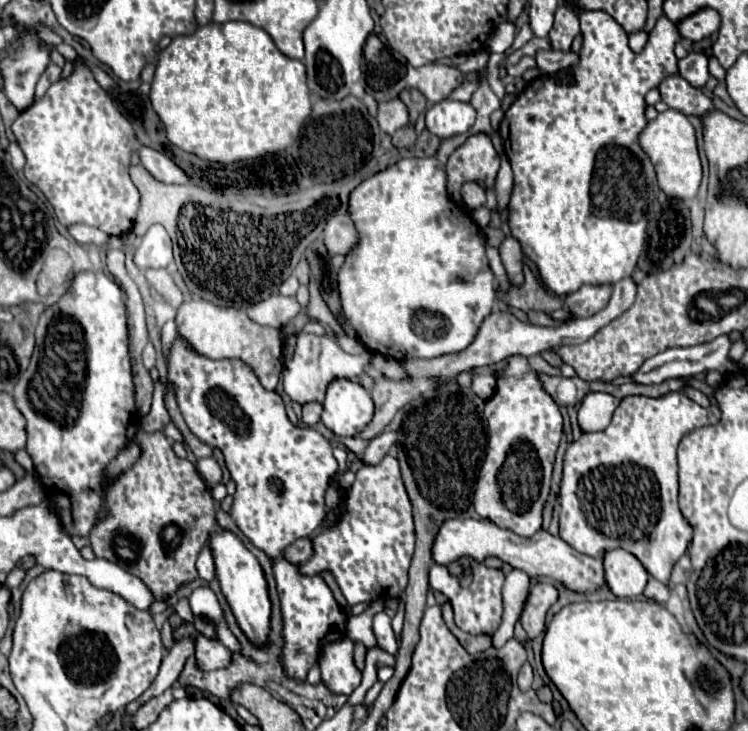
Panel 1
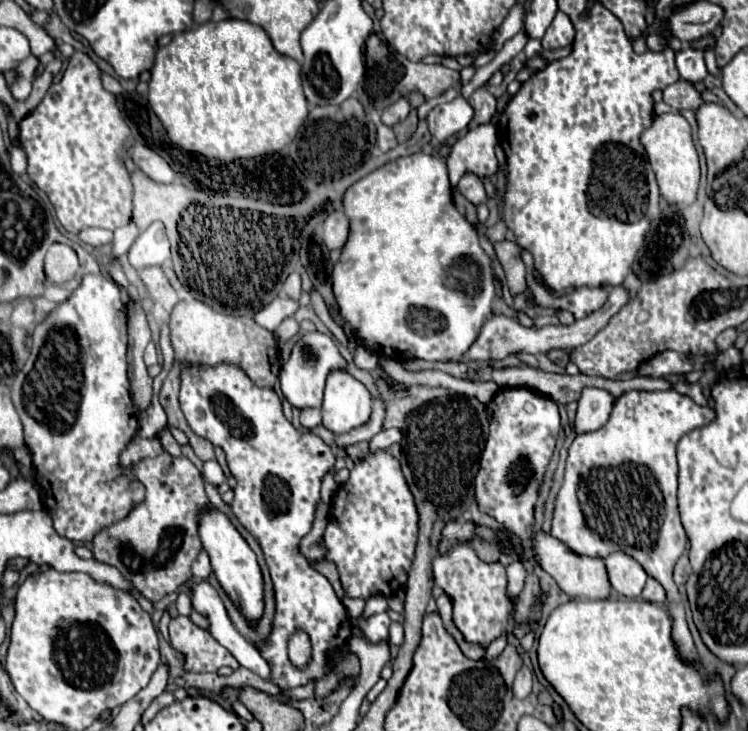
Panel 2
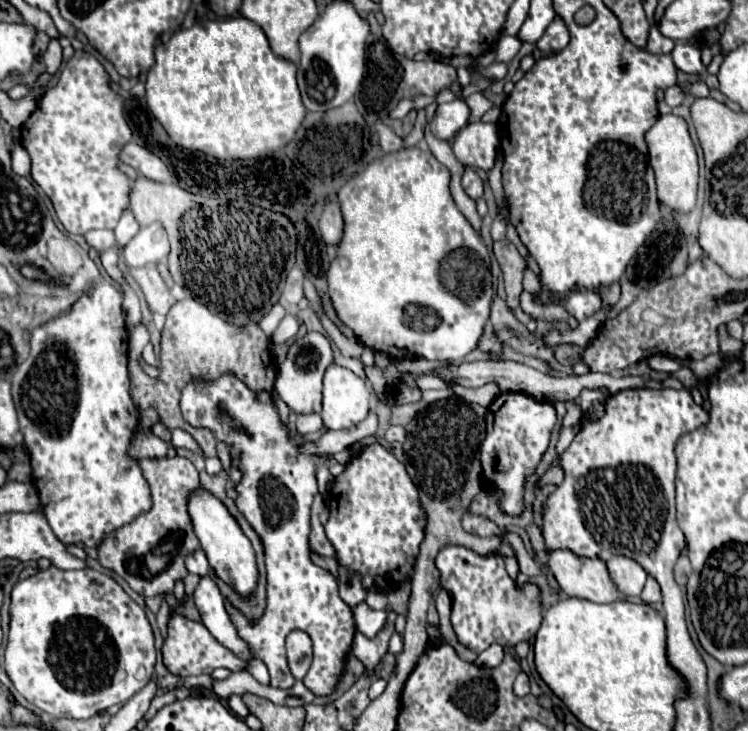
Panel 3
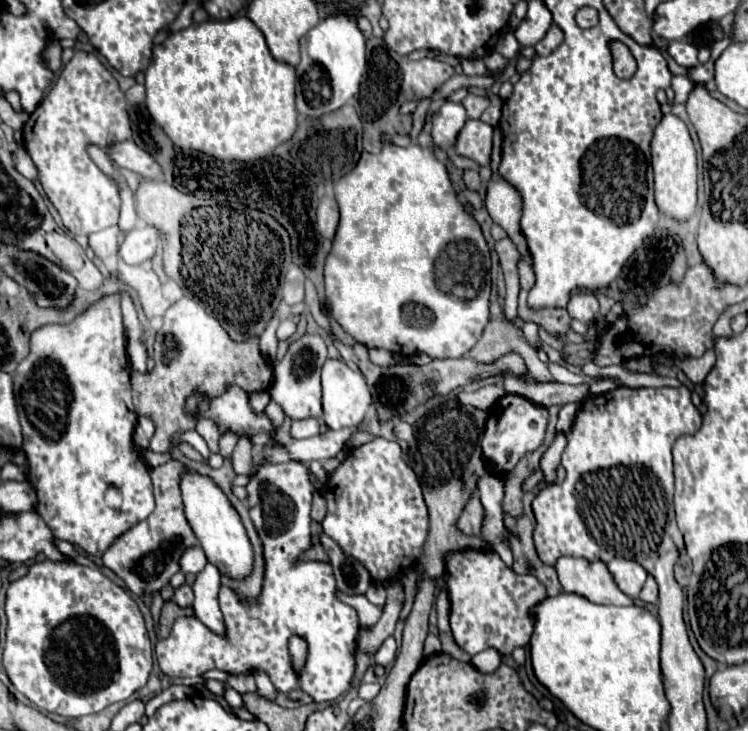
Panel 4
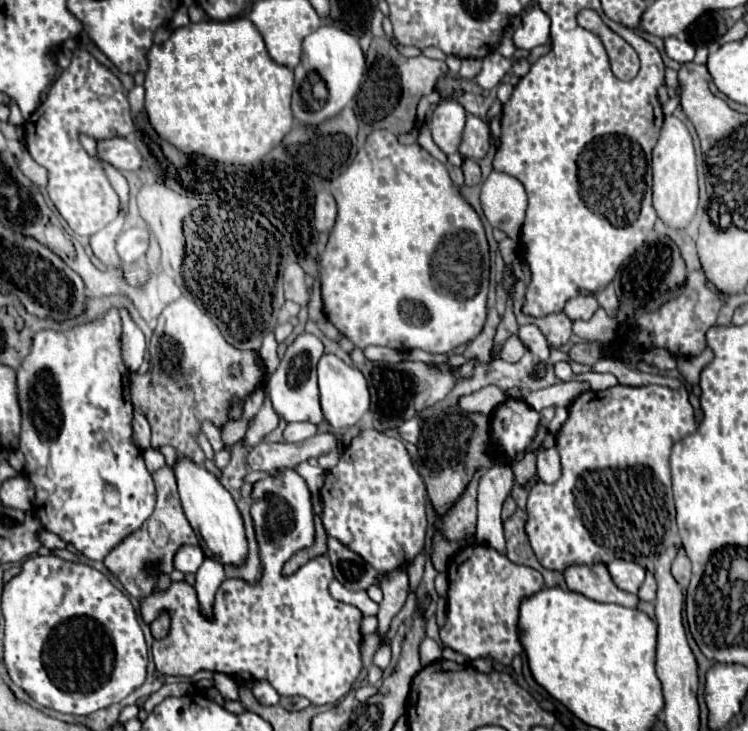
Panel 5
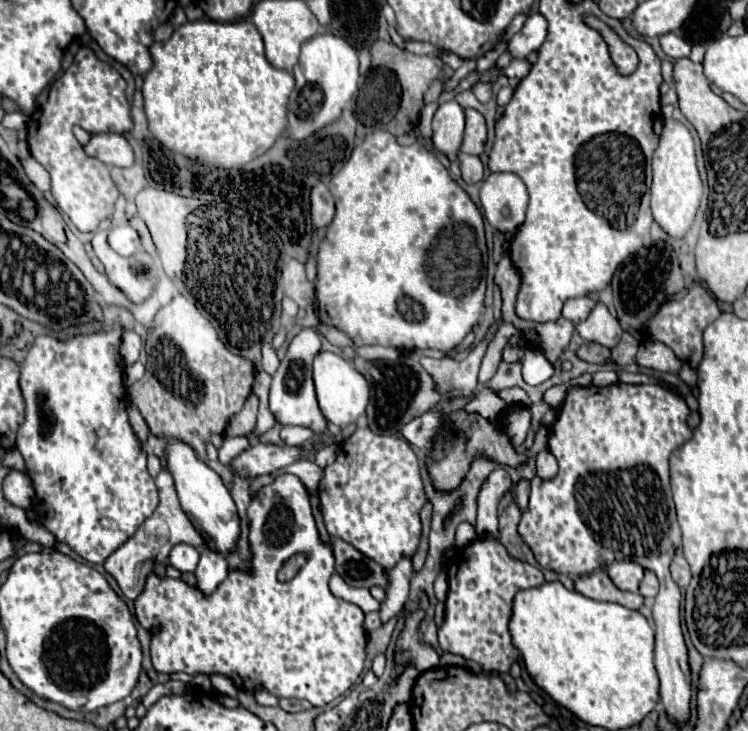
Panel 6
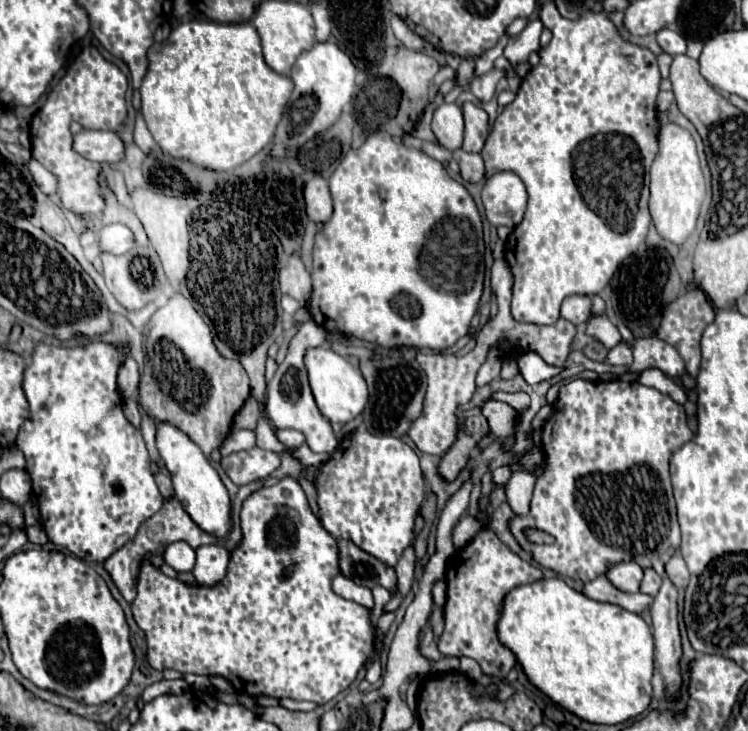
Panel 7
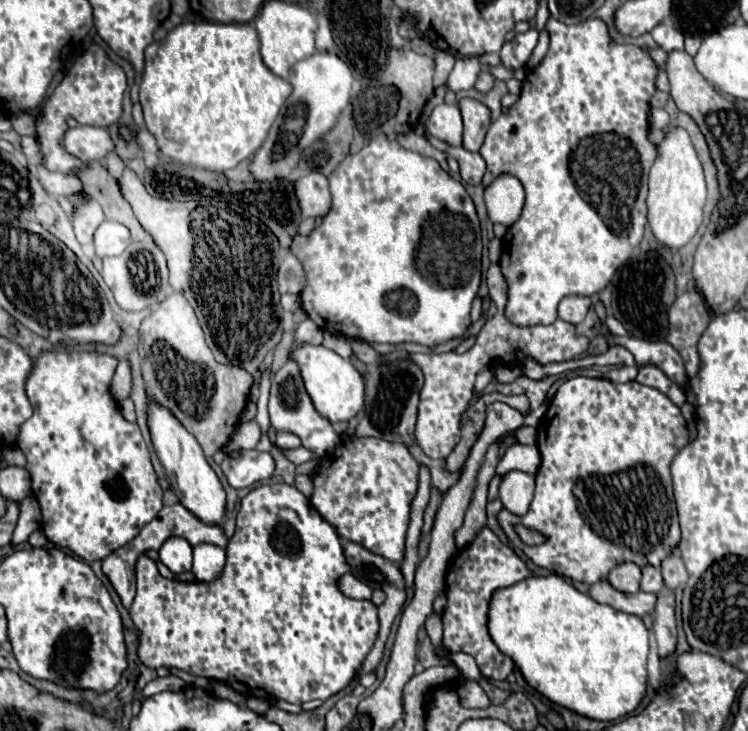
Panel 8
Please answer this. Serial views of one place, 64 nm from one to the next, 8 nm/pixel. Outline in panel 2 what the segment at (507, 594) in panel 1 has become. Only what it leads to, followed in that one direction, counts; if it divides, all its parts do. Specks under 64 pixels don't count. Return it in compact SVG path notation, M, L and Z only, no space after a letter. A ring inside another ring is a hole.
M514 560L508 564L508 594L510 598L518 598L520 590L522 590L522 584L524 584L524 578L526 578L526 572L524 572L524 566ZM500 636L498 640L494 640L494 642L492 642L492 644L486 648L484 658L486 658L486 660L494 660L494 658L498 658L498 656L502 654L504 646L506 646L506 636Z

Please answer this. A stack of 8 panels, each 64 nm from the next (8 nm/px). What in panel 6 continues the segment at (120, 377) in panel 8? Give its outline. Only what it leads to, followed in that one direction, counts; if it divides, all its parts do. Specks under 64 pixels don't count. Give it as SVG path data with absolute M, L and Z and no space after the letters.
M134 362L134 364L126 366L126 368L124 368L124 386L130 390L130 386L132 386L136 380L140 380L142 376L144 376L144 364Z

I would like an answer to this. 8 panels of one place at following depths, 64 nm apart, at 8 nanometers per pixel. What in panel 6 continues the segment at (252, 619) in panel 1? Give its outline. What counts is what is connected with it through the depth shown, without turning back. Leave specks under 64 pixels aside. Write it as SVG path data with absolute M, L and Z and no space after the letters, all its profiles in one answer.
M178 438L166 440L166 462L168 462L168 470L174 478L174 486L176 486L182 510L186 512L186 516L190 518L194 528L198 528L200 532L204 532L208 536L212 548L216 548L220 552L234 550L236 538L240 534L240 522L238 522L238 512L236 512L234 500L230 496L230 490L224 486L220 476L204 460L200 460L186 442L182 442Z

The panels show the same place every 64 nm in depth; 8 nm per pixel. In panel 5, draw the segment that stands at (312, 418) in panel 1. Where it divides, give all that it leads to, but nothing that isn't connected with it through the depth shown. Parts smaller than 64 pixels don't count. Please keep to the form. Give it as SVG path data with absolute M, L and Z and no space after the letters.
M294 422L294 424L288 424L284 428L284 440L286 442L302 442L314 434L316 434L316 426L306 424L306 422Z

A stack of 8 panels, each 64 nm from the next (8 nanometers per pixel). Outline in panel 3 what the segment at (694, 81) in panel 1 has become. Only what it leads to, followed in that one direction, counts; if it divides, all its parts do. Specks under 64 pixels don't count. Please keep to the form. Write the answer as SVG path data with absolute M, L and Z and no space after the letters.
M676 43L674 50L672 50L672 60L674 60L676 68L680 68L688 74L700 76L704 72L704 64L700 60L700 50L689 43Z

